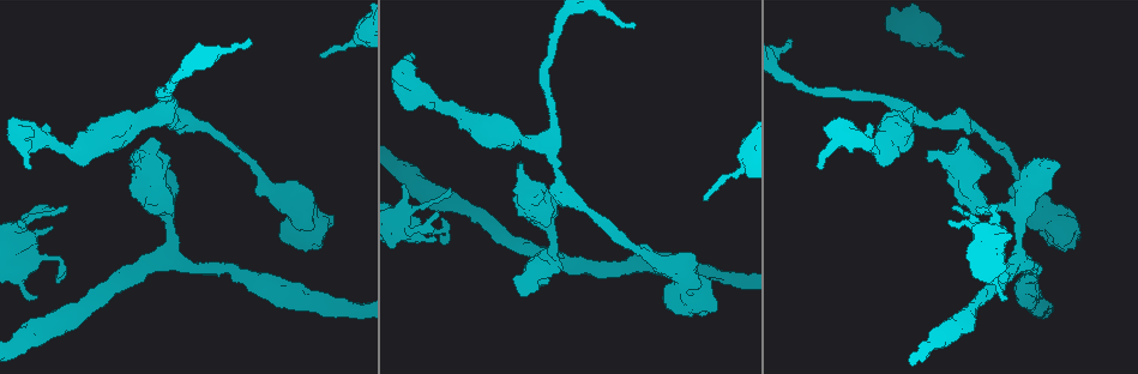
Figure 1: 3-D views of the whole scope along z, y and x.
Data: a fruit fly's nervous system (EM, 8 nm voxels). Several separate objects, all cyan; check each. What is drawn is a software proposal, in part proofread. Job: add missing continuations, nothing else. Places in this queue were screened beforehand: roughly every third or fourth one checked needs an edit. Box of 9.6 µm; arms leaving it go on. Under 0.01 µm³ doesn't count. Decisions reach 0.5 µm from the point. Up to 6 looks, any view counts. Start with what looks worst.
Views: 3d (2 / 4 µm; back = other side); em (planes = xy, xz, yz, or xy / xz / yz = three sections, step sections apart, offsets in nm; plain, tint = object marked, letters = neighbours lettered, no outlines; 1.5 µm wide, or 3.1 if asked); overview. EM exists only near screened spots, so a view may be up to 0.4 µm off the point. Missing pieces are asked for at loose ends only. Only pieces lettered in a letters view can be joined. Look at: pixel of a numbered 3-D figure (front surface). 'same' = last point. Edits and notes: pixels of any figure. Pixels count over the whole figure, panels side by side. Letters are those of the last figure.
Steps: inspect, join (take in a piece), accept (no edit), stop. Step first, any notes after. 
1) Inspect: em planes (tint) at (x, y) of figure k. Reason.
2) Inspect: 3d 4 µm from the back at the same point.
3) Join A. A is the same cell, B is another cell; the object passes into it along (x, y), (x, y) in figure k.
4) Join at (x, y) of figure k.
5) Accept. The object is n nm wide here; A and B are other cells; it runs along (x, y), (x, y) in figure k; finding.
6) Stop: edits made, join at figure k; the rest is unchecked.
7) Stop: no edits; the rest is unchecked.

Inspect: 3d 2 µm at (633, 25) of figure 1. An open end.

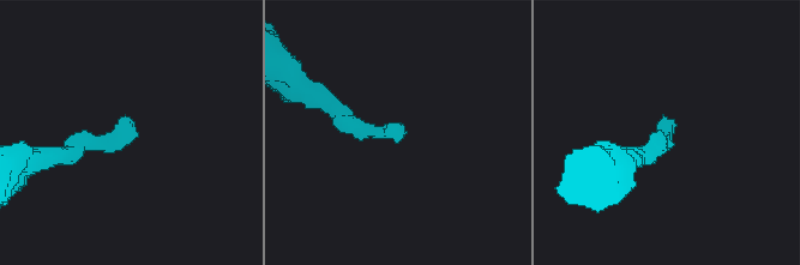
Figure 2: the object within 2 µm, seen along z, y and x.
Inspect: em planes (plain) at (397, 142) of figure 2. Shape alone is not enough.

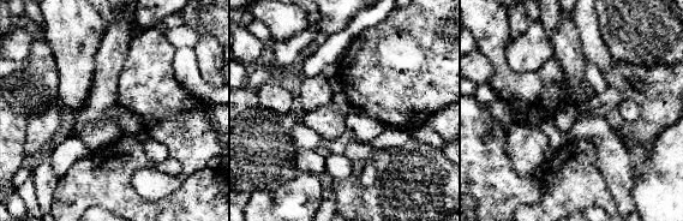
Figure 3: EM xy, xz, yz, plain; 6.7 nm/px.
Inspect: em planes (letters) at the same point. What lies round it.

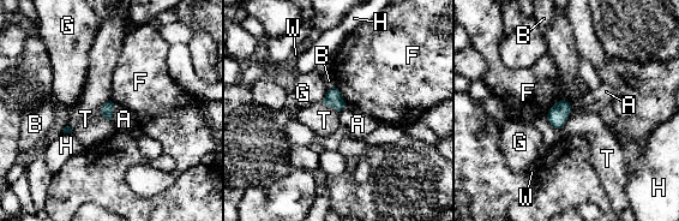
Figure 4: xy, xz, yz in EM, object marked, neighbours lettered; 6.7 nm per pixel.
Accept. A, B, F, G, H, T and W are other cells; a border runs along (110, 100), (101, 108), (109, 120) in figure 4; none of them fits.

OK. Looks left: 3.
Inspect: 3d 2 µm at (704, 200) of figure 1.

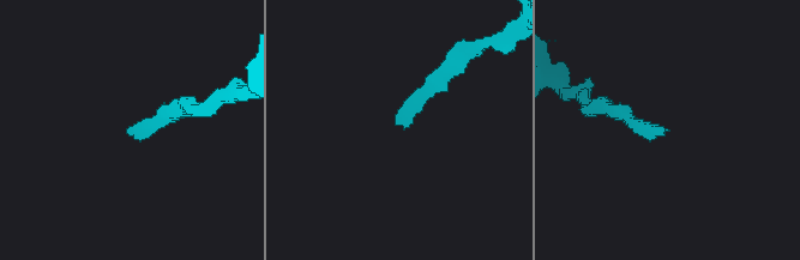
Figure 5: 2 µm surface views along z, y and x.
Inspect: em planes (letters) at (668, 130) of figure 5. Now the EM.

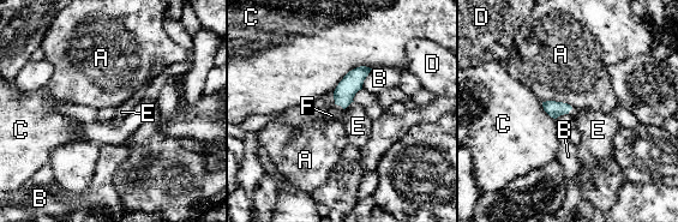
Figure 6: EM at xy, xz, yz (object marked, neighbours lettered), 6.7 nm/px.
Join F. The longest contact is with C, 320 nm; F is the same cell, A, B, C, D and E are other cells; the object passes into it along (346, 90), (340, 104), (337, 108) in figure 6; the cell continues.

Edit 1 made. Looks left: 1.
Stop: edits made, join at figure 6; the rest is unchecked.

